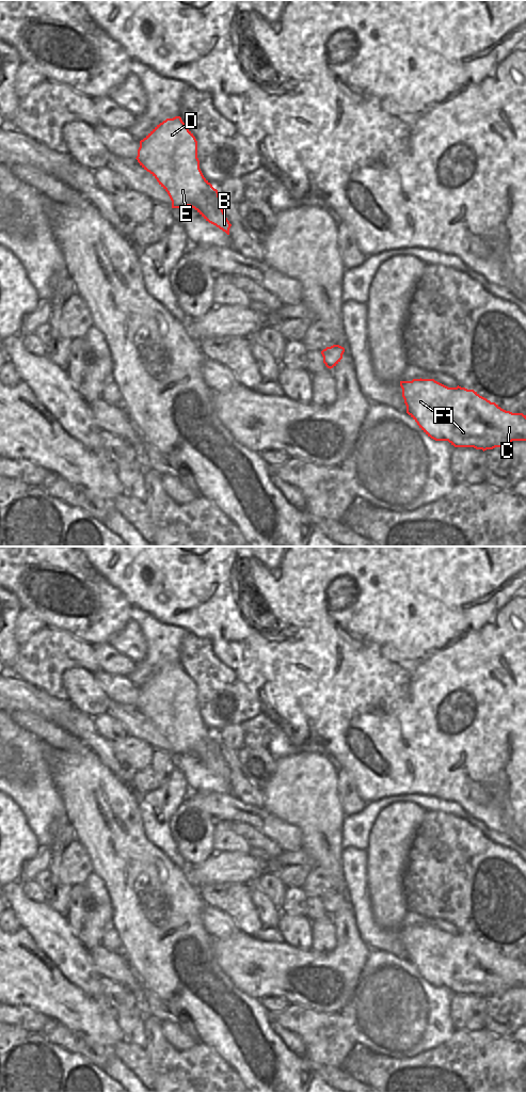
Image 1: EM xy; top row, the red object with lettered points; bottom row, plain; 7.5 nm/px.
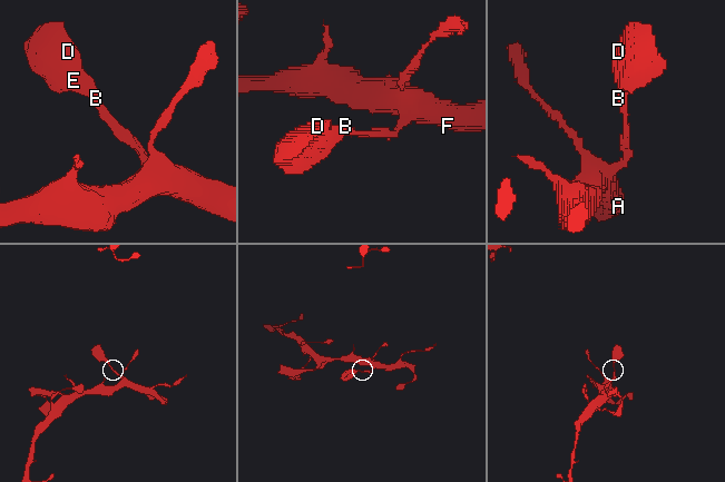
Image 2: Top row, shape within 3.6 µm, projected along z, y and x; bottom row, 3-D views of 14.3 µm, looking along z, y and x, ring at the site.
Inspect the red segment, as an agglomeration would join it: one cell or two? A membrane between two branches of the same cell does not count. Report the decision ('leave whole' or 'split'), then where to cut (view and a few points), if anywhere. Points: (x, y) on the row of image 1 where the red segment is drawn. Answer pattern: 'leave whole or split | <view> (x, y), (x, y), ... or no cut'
leave whole | no cut

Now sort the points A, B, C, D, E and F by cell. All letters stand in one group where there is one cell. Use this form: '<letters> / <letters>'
A B C D E F

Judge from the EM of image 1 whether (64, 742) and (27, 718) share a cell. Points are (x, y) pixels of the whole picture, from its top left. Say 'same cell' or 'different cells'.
same cell

